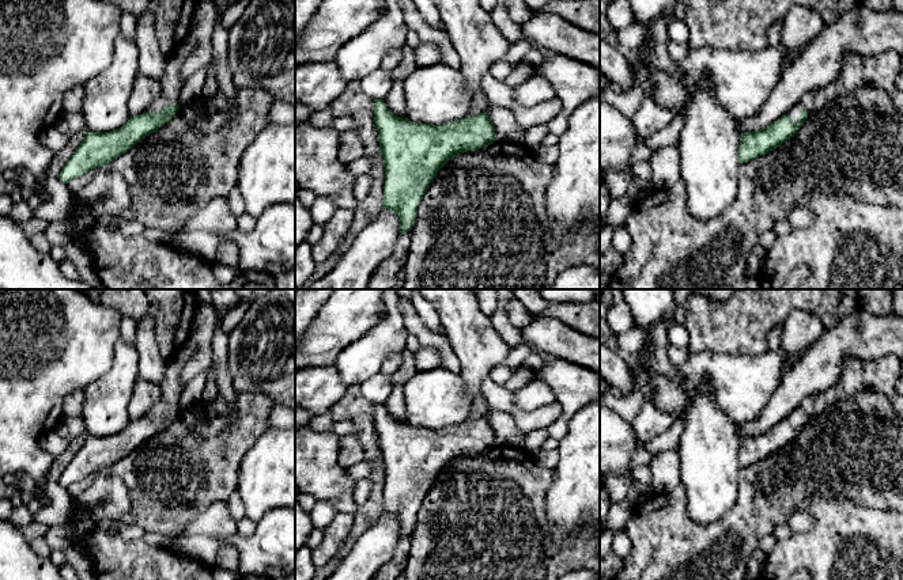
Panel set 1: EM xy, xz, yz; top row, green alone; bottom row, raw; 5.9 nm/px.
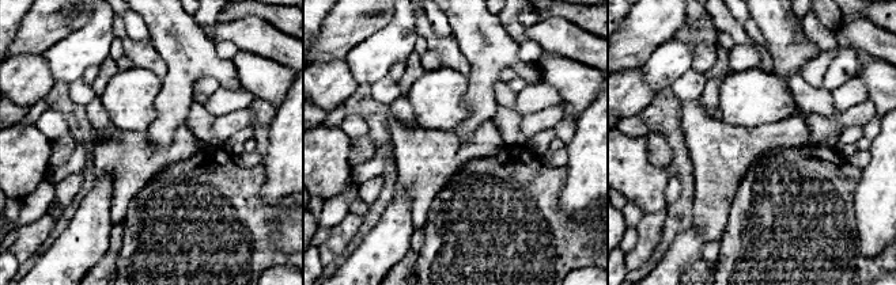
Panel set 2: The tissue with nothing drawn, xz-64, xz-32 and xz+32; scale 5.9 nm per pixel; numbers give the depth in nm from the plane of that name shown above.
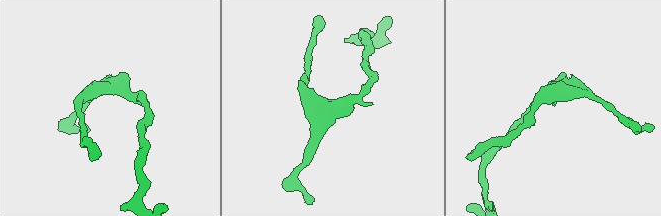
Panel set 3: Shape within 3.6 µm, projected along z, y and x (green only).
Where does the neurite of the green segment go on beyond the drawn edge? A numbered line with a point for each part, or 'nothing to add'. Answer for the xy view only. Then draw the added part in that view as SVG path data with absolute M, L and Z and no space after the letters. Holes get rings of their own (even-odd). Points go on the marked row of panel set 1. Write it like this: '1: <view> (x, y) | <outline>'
1: xy (172, 83) | M193 33L178 45L177 50L170 56L169 65L159 80L160 94L159 98L148 107L147 113L155 113L162 107L178 105L180 94L184 86L181 77L181 64L193 52L197 45L197 37Z

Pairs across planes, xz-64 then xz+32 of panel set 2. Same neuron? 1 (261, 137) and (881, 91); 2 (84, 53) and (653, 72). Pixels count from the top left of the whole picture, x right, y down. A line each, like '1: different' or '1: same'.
1: same
2: same

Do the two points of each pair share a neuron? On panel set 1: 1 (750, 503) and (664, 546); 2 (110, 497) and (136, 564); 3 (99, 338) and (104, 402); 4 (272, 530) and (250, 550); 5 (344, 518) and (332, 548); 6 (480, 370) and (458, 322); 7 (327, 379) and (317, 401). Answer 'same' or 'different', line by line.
1: same
2: same
3: different
4: same
5: same
6: same
7: same

